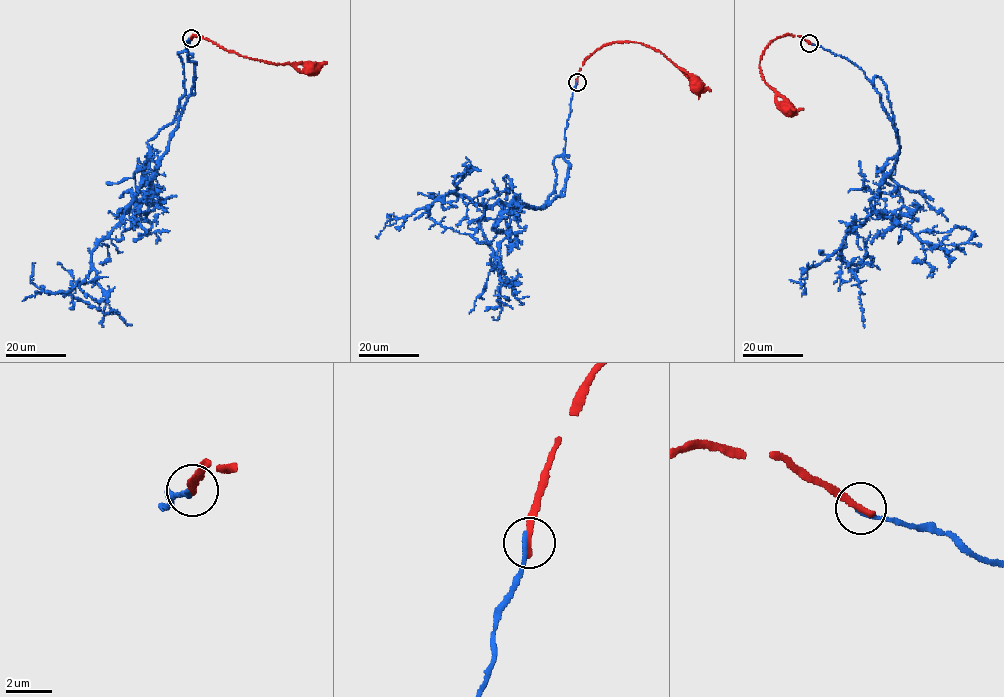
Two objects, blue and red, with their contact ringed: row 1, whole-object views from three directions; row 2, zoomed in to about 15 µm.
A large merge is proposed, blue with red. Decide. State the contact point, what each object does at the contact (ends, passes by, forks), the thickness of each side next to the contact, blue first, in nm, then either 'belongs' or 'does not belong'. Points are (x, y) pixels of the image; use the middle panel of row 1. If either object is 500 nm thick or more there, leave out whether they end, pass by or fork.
place (577, 82); blue ends; red ends; calibres 240 and 320 nm; does not belong

